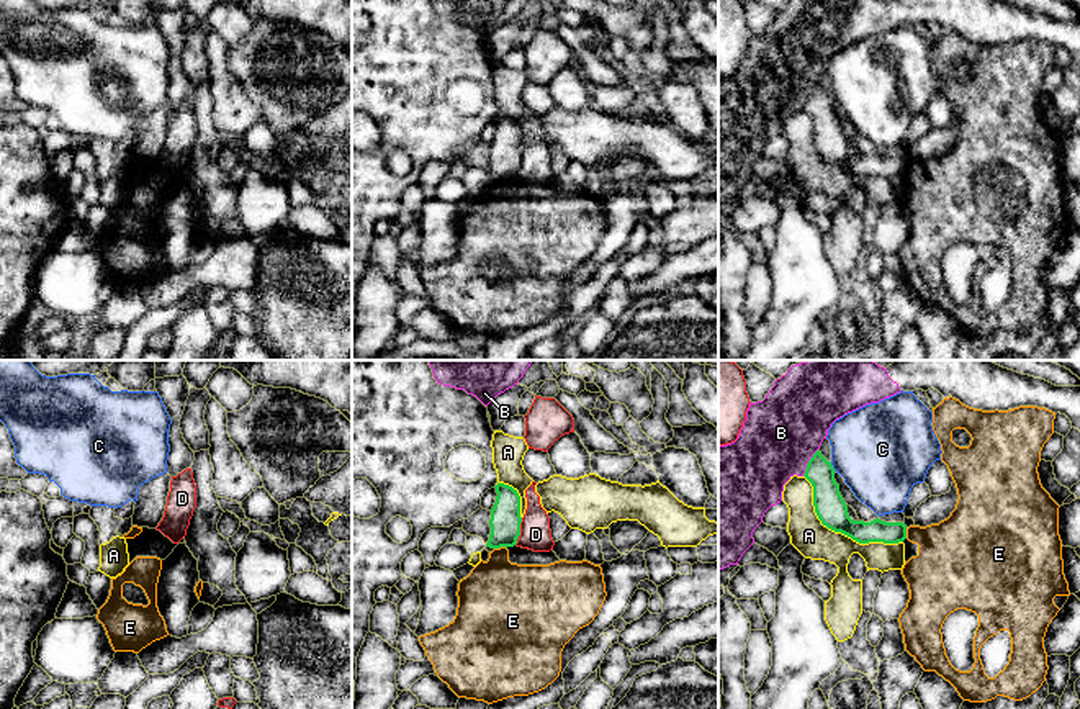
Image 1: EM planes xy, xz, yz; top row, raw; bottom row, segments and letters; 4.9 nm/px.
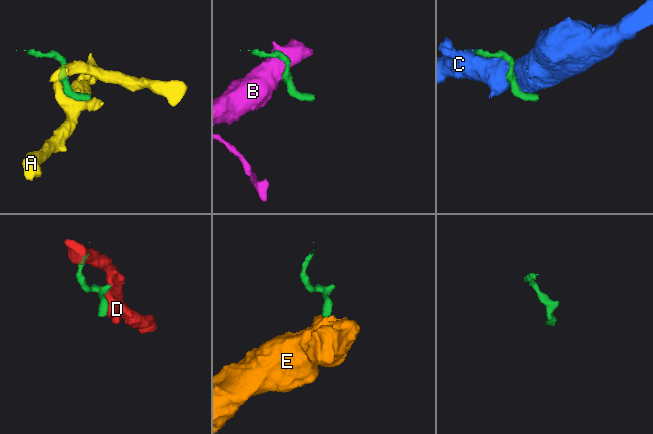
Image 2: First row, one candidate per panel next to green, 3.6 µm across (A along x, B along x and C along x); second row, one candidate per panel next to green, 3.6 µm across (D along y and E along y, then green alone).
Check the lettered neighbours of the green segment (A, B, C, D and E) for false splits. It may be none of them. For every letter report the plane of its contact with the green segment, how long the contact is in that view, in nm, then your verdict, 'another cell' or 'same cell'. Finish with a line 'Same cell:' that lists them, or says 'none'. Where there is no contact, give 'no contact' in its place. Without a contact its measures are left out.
A: contact in yz; length 600 nm; another cell
B: contact in yz; length 150 nm; another cell
C: contact in yz; length 50 nm; another cell
D: contact in xz; length 140 nm; another cell
E: contact in xz; length 60 nm; another cell
Same cell: none

